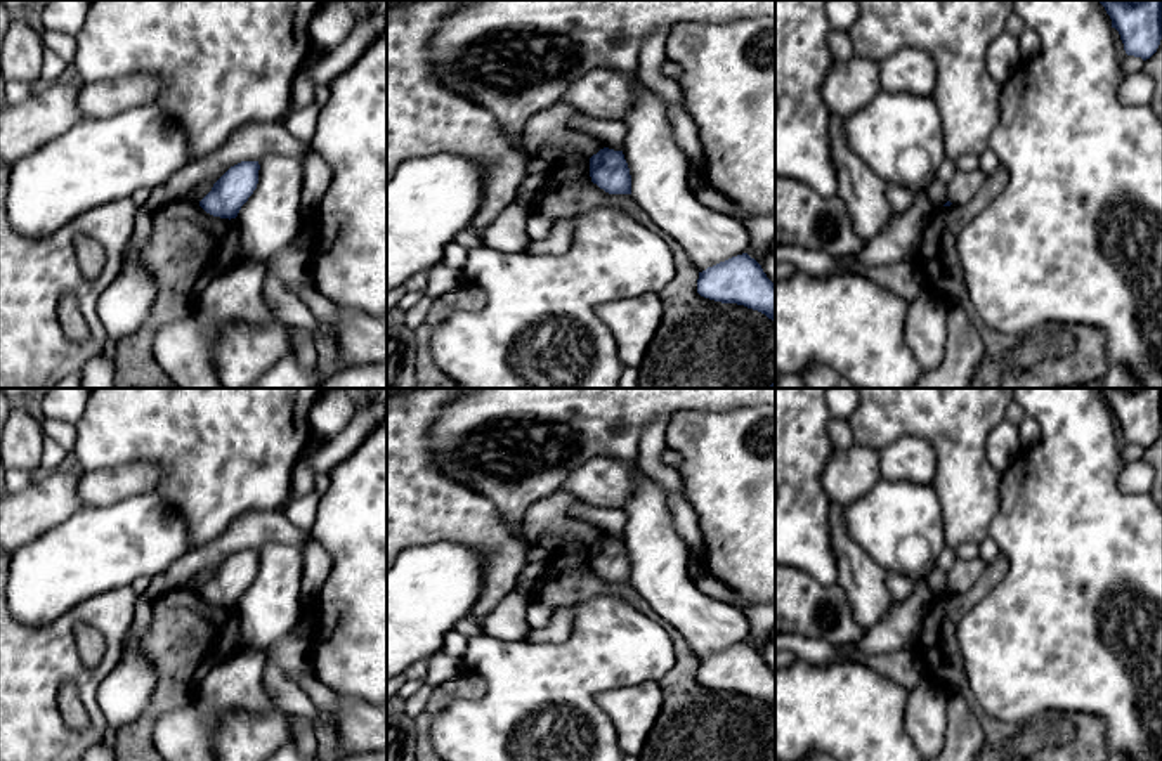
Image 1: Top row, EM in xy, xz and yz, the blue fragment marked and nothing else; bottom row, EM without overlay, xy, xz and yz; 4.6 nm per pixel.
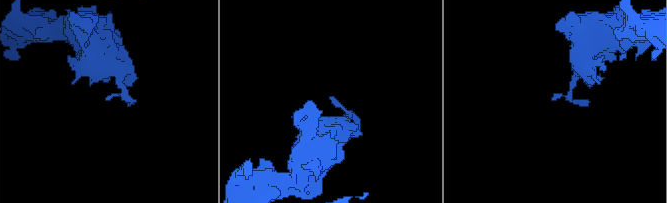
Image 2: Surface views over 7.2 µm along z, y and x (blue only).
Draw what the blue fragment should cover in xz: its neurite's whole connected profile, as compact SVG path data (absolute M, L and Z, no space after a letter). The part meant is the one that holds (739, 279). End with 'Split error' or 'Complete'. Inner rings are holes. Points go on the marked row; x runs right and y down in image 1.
M747 253L699 272L697 293L715 302L758 310L775 322L775 284Z. Complete

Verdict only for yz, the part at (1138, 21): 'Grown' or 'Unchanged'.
Unchanged

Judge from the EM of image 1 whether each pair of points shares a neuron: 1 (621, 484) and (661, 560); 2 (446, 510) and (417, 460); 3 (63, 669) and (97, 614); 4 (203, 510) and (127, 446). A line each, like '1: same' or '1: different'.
1: different
2: same
3: same
4: same

